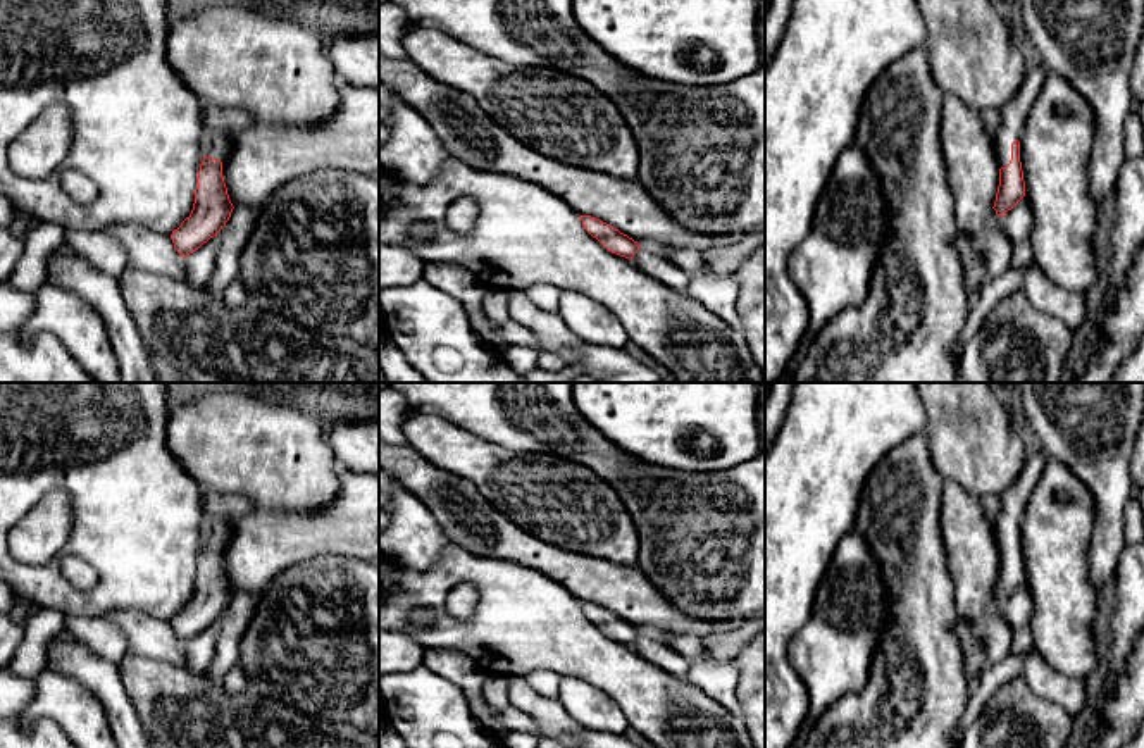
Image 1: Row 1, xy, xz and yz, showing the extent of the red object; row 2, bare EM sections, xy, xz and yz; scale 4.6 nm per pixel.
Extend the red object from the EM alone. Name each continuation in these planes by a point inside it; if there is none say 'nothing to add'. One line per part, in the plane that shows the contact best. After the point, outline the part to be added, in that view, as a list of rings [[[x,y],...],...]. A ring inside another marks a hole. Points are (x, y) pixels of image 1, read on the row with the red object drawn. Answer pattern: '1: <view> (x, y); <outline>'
1: yz (1013, 114); [[[1041,65],[1027,69],[1025,78],[1018,91],[1011,100],[999,109],[1001,128],[994,133],[994,145],[998,153],[999,167],[1006,167],[1011,160],[1011,143],[1020,140],[1025,119],[1039,97],[1049,71]]]

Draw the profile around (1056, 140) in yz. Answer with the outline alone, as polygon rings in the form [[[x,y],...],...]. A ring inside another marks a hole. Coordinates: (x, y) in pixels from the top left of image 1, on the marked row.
[[[1049,72],[1020,136],[1025,198],[1032,212],[1029,241],[1034,265],[1056,286],[1084,293],[1097,279],[1094,233],[1099,209],[1091,196],[1087,162],[1096,115],[1087,100],[1060,74]]]

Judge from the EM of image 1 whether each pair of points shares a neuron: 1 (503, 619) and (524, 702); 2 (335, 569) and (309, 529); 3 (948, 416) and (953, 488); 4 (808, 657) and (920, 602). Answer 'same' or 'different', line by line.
1: different
2: different
3: different
4: different

